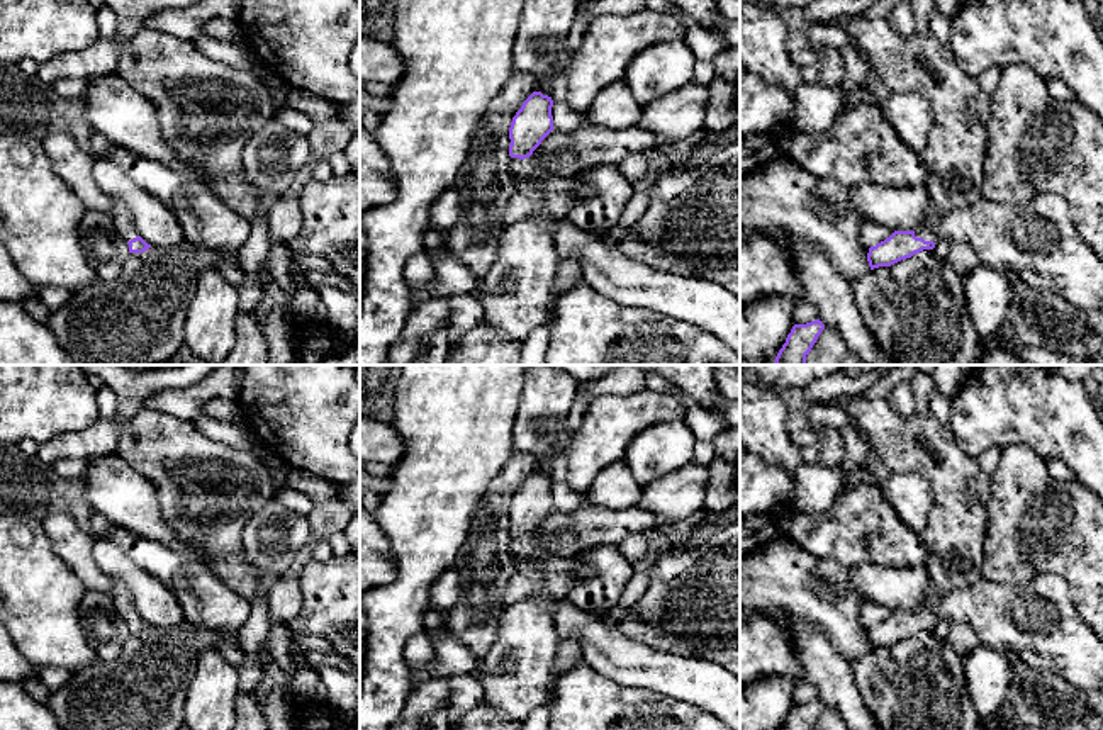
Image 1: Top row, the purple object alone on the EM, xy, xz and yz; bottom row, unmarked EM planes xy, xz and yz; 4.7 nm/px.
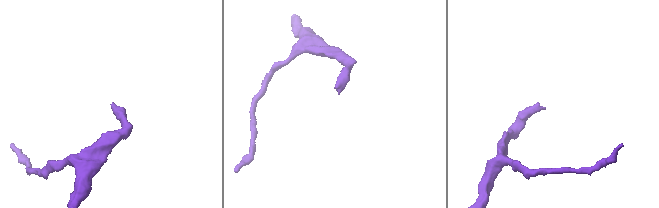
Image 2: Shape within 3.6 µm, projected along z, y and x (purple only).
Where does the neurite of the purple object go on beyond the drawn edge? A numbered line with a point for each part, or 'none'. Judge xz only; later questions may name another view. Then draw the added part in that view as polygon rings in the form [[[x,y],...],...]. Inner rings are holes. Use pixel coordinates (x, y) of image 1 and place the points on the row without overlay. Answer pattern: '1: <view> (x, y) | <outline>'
none

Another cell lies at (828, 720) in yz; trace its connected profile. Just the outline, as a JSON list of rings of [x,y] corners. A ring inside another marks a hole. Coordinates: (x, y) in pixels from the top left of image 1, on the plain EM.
[[[825,706],[811,730],[848,730],[837,710]]]

